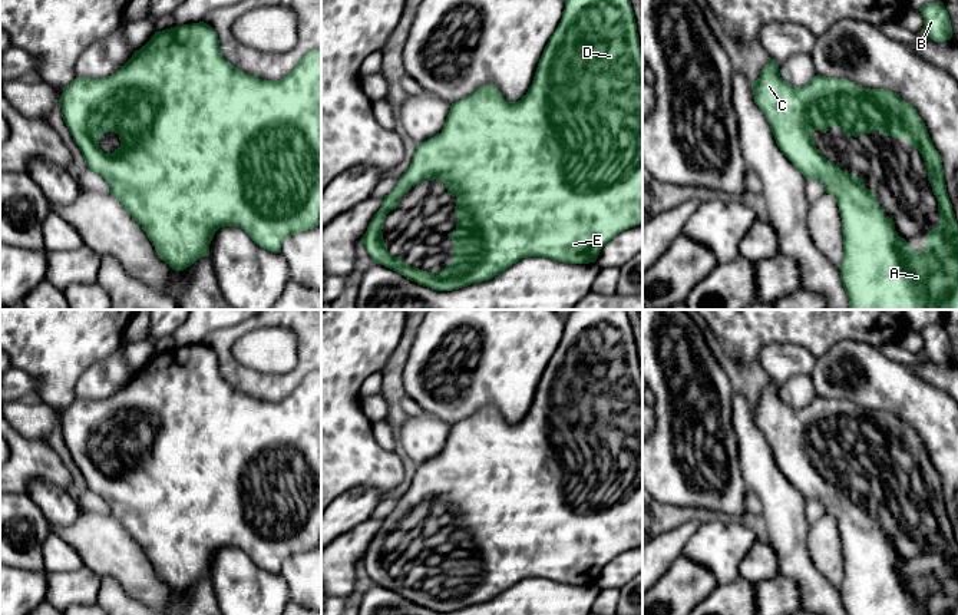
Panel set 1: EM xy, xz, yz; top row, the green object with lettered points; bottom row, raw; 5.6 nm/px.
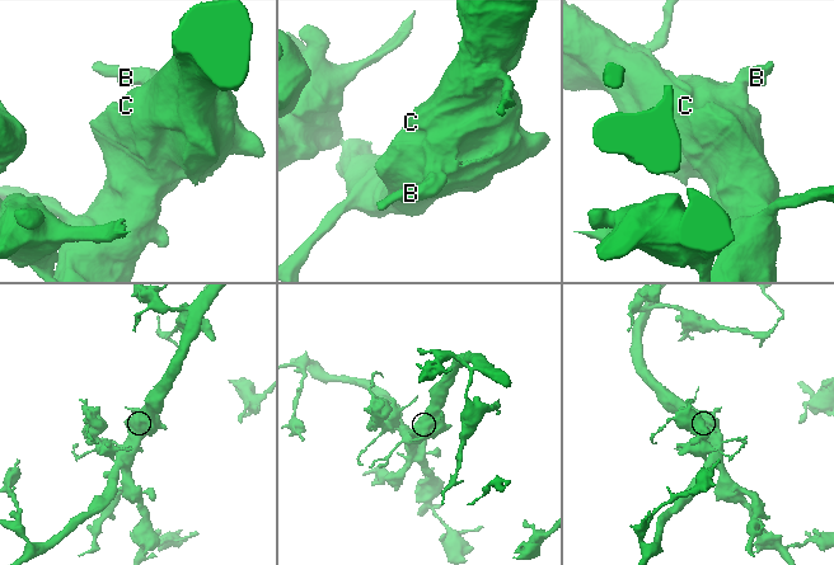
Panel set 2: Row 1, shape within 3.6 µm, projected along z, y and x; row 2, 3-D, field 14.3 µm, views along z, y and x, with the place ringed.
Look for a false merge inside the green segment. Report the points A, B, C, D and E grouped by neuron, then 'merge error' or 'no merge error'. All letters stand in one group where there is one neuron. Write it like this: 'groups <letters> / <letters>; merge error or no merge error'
groups A B C D E; no merge error

